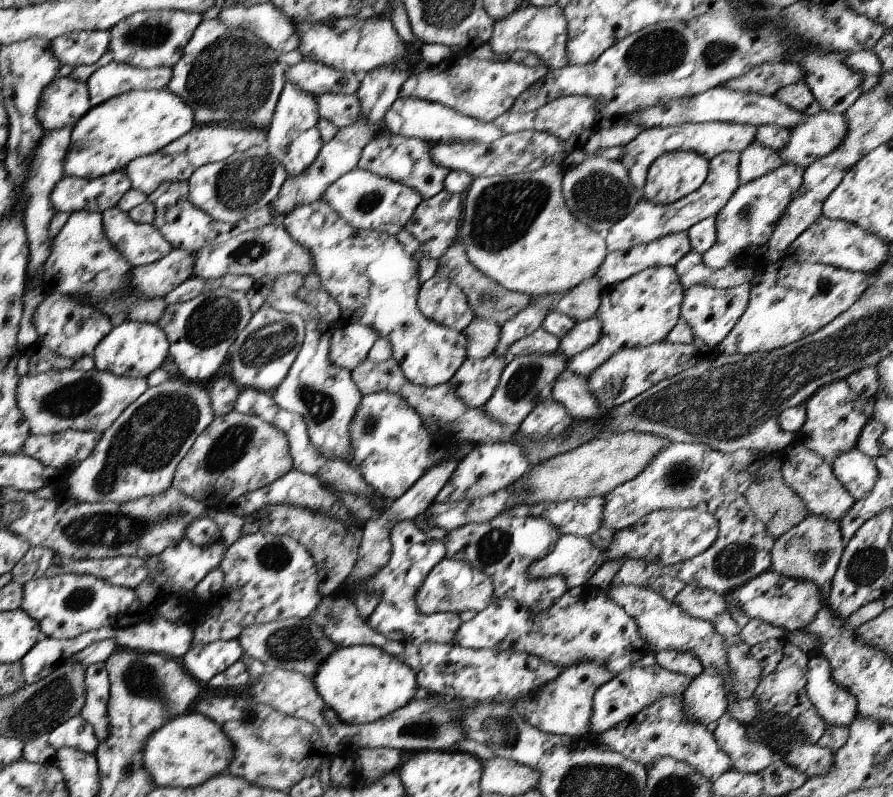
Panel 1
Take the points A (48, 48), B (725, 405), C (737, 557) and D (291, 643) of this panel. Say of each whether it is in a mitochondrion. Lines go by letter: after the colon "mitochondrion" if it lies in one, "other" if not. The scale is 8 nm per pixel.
A: other
B: mitochondrion
C: mitochondrion
D: mitochondrion

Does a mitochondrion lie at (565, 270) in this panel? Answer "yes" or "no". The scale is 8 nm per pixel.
no

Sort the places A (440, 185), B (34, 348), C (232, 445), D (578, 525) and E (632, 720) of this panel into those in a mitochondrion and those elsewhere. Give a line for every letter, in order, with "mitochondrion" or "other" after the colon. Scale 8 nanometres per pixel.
A: other
B: other
C: mitochondrion
D: other
E: other

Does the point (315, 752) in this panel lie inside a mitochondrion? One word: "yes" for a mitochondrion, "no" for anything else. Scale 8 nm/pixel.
no

